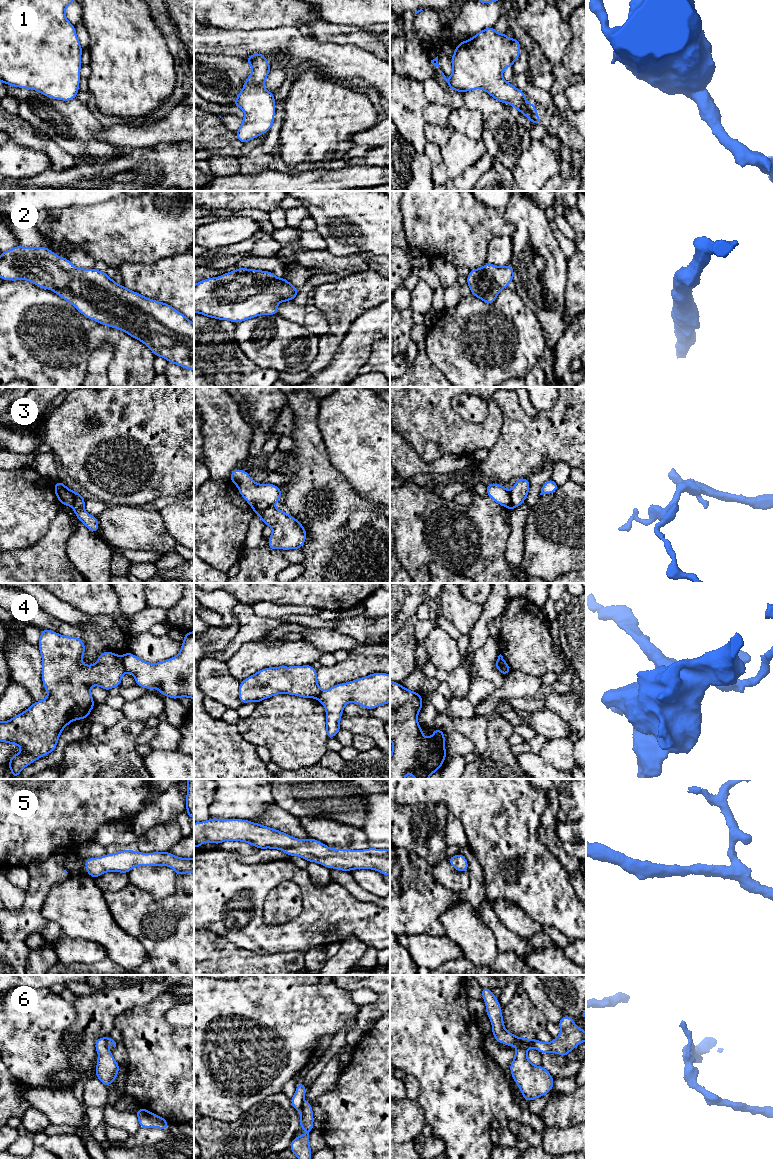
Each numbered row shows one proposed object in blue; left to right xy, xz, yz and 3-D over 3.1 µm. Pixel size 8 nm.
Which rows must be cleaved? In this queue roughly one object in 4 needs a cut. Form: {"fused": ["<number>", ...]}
{"fused": ["3", "4", "6"]}

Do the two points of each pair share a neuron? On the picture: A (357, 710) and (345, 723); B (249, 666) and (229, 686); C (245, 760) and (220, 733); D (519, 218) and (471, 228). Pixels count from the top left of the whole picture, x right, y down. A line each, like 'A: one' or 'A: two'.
A: two
B: two
C: one
D: two

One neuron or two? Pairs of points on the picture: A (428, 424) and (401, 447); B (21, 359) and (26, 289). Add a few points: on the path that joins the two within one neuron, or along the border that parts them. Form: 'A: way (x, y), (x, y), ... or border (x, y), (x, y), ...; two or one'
A: border (400, 435), (422, 459); two
B: way (21, 342), (14, 332), (21, 306); one

